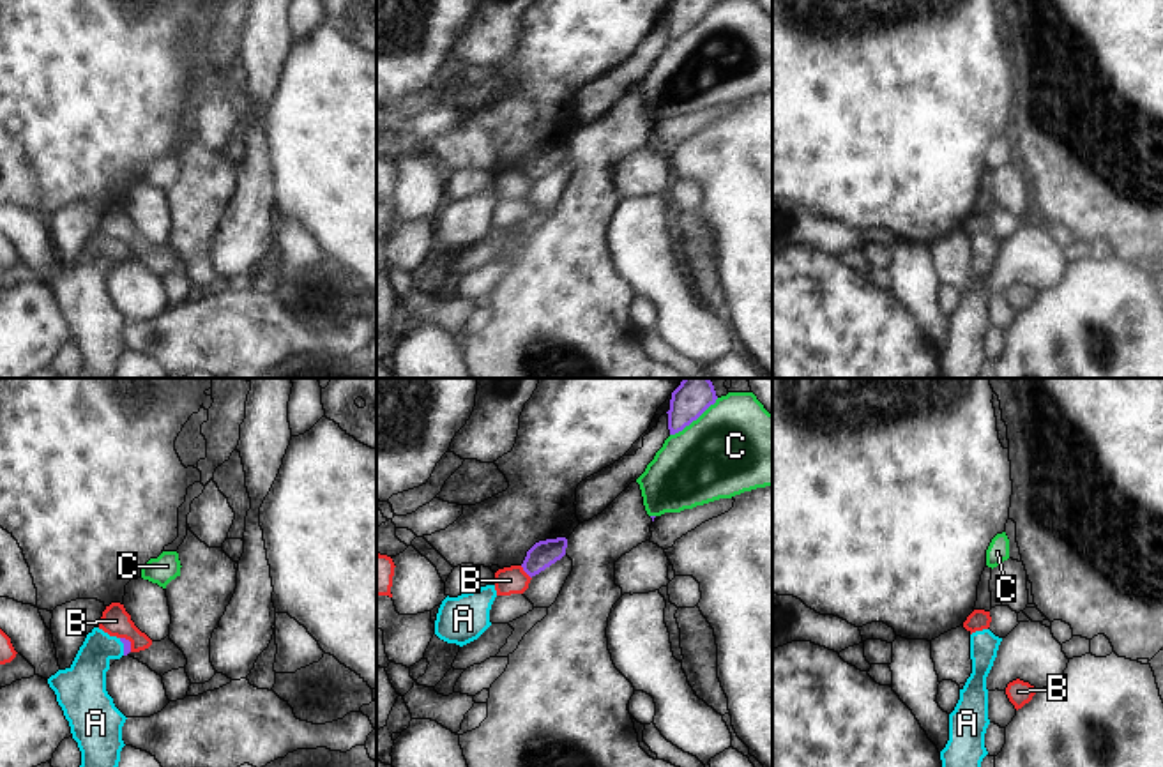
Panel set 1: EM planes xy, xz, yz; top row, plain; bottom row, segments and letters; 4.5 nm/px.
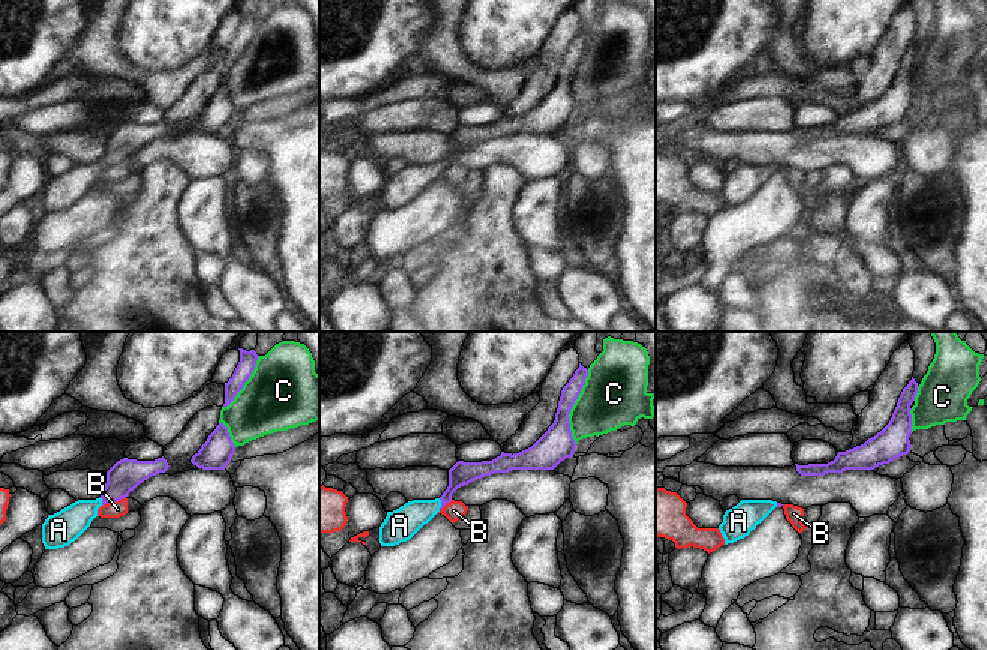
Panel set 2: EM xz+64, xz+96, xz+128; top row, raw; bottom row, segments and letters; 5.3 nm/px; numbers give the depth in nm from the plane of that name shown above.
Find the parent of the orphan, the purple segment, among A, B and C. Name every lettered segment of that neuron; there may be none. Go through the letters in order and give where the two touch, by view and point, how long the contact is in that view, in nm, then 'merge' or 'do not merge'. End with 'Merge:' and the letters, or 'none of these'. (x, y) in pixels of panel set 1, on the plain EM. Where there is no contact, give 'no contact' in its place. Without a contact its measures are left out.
A: xy (124, 251) | 80 nm | merge
B: xz (525, 175) | 80 nm | do not merge
C: xz (693, 23) | 280 nm | do not merge
Merge: A

